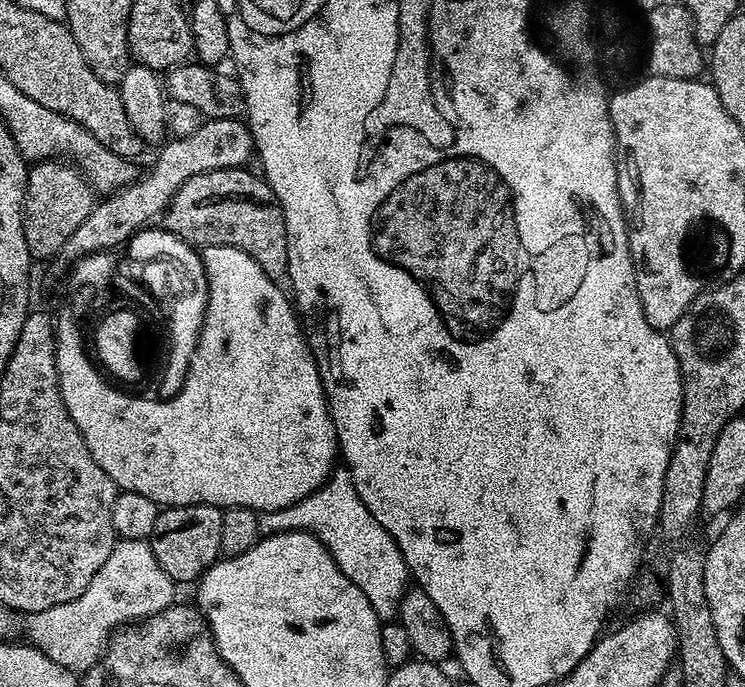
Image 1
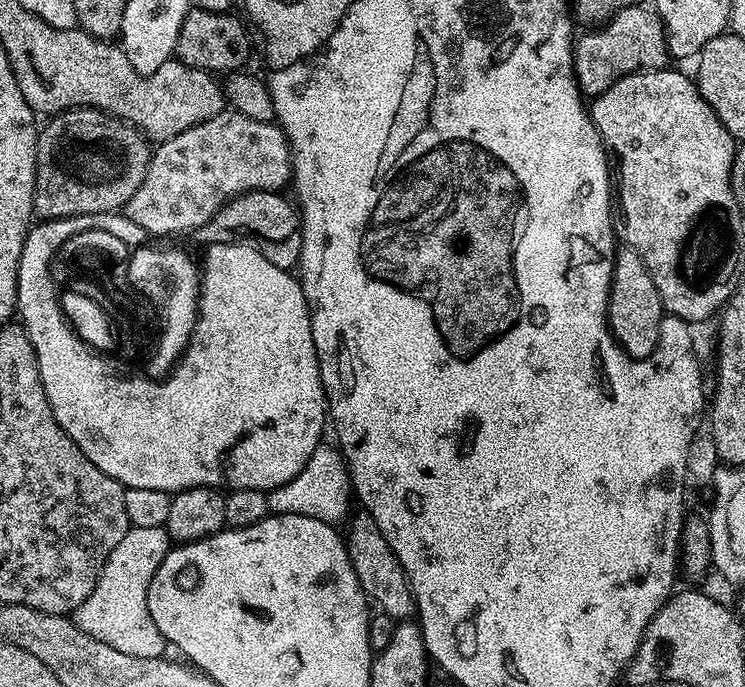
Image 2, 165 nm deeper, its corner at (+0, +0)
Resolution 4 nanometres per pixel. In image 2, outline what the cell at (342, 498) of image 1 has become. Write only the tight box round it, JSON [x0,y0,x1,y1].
[267,443,353,526]

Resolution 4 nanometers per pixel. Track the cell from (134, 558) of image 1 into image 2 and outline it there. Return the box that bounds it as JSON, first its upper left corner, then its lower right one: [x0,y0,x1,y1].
[74,527,169,658]

